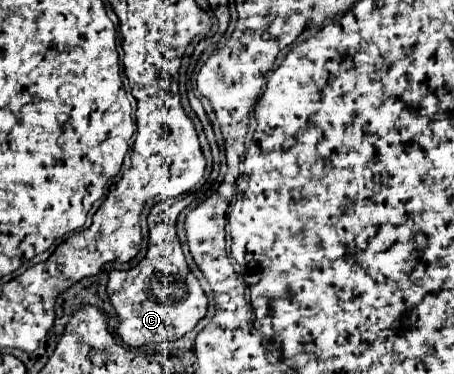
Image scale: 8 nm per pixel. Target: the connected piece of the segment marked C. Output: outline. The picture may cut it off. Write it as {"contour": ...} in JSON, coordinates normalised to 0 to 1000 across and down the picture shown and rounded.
{"contour":[[[425,516],[368,553],[359,553],[359,543],[341,548],[328,570],[328,623],[337,623],[337,644],[328,644],[319,693],[284,725],[240,730],[236,783],[262,842],[258,890],[275,922],[315,928],[390,912],[416,890],[456,837],[456,794],[430,735],[421,735],[399,644],[390,634],[390,580],[432,524],[441,519]]]}

